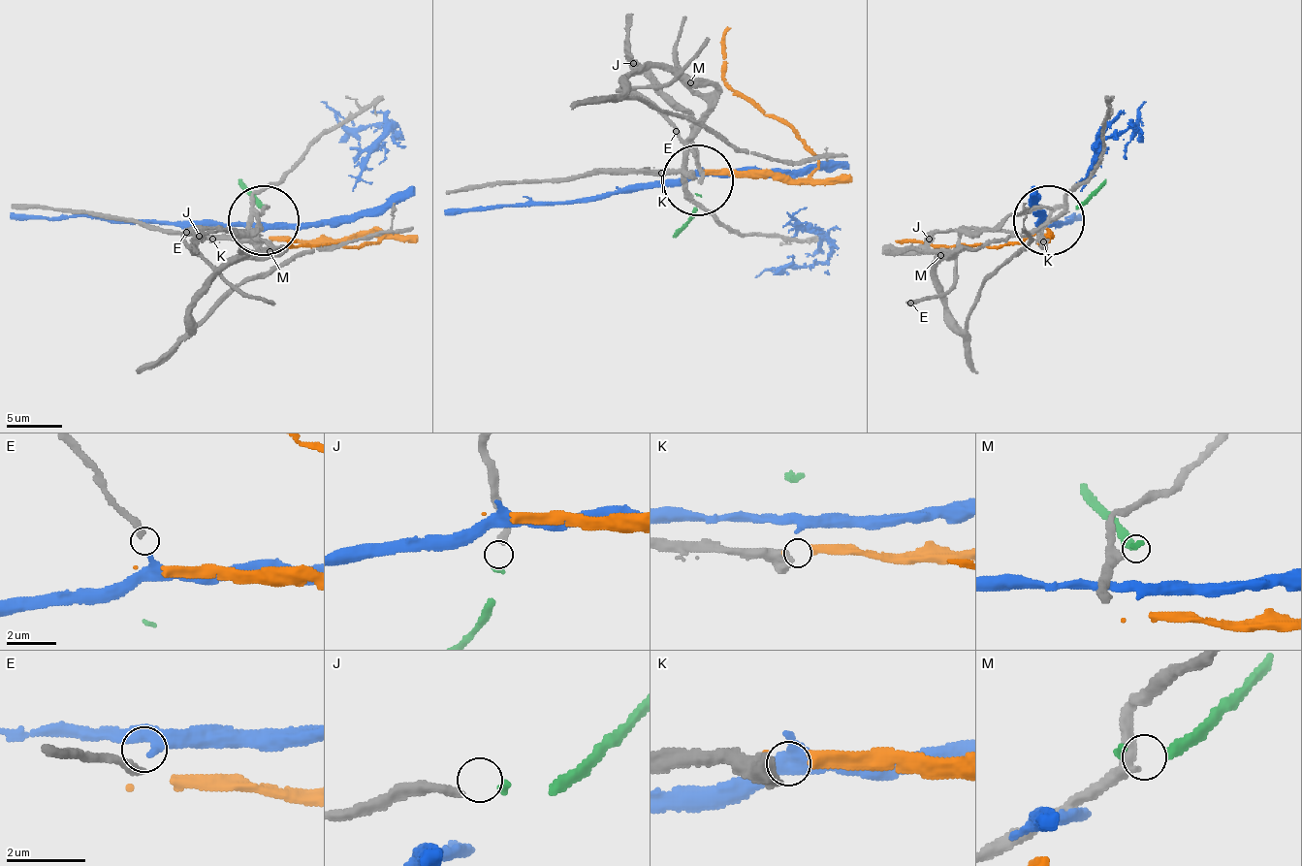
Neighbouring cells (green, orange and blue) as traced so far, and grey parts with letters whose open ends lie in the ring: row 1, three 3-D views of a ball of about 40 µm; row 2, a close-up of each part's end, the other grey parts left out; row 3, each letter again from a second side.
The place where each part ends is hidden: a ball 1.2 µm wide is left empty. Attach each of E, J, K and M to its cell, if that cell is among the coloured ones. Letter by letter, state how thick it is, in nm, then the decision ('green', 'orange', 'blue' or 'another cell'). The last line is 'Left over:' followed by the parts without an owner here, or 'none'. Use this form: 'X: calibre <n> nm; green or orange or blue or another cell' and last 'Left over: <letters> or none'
E: calibre 200 nm; blue
J: calibre 260 nm; green
K: calibre 600 nm; orange
M: calibre 320 nm; another cell
Left over: M

